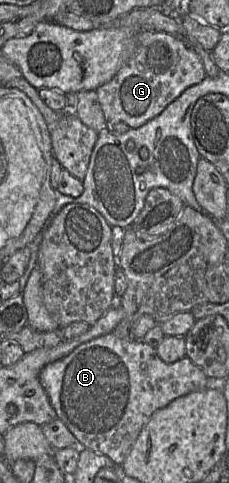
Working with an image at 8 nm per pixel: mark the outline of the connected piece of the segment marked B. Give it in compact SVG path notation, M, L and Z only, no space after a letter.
M113 332L83 343L64 358L47 364L41 370L39 379L49 397L52 407L56 411L57 419L60 419L79 441L81 445L79 448L80 452L81 450L89 449L96 453L103 454L109 457L115 465L122 465L134 443L136 442L141 430L157 410L166 407L179 397L206 389L208 382L208 377L205 375L202 369L196 366L188 357L185 356L177 362L166 364L159 358L156 349L152 348L147 343L144 343L141 340L128 342L118 338Z

